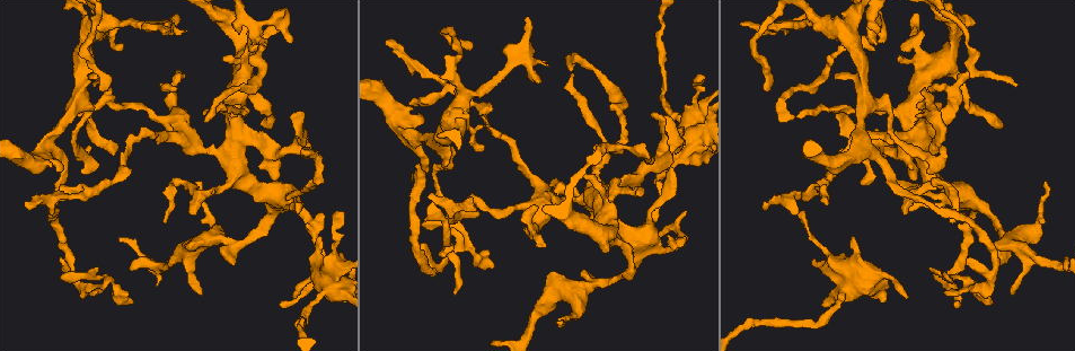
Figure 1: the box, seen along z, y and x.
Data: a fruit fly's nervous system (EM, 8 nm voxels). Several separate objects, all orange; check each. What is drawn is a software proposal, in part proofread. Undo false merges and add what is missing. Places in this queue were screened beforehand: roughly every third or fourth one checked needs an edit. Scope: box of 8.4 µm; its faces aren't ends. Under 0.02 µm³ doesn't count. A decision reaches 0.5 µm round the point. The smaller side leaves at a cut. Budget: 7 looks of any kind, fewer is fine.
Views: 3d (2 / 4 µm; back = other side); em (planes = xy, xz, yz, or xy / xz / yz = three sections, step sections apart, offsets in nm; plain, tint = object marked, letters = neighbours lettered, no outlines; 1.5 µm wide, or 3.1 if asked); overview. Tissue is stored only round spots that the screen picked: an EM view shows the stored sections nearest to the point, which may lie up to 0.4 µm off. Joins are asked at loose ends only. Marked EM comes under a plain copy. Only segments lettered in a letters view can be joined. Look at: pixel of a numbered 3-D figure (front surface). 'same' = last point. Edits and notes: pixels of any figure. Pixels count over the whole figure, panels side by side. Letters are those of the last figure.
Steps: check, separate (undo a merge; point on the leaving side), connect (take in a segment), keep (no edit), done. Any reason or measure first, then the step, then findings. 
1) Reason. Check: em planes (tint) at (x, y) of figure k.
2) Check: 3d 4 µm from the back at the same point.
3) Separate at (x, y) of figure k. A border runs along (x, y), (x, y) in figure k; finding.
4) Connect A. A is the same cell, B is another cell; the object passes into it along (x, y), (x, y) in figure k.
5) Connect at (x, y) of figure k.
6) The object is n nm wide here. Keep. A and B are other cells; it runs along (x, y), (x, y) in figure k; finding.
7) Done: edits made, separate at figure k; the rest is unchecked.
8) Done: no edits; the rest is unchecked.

Narrows sharply. Check: 3d 4 µm at (806, 324) of figure 1.

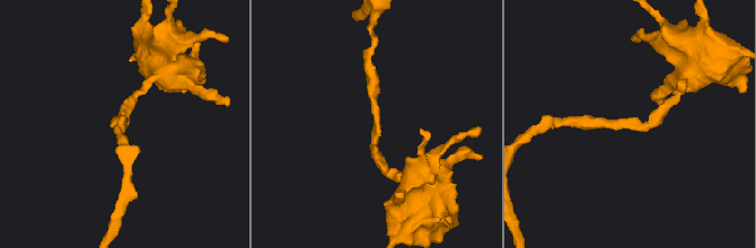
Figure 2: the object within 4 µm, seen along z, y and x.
Check: em planes (letters) at (627, 126) of figure 2.

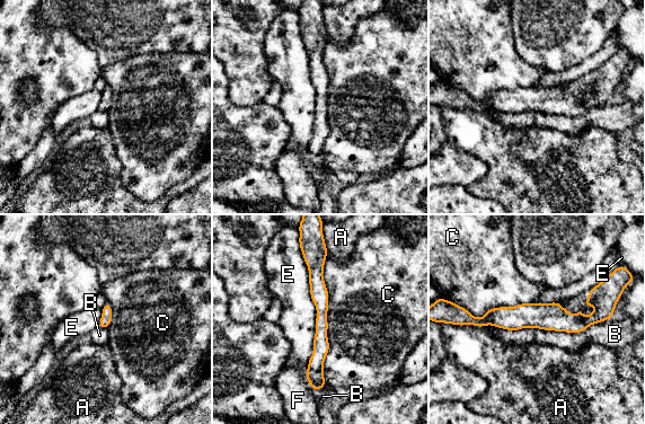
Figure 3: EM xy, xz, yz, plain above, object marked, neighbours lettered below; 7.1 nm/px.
Keep. A, B, C, E and F are other cells; it runs along (603, 310), (588, 321), (469, 317) in figure 3; continuous, no second neuron.

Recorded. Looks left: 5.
Tapers out. Check: 3d 2 µm from the back at (293, 295) of figure 1.

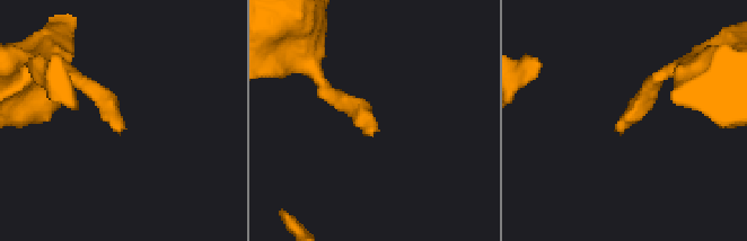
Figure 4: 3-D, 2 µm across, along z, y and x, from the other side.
Check: em planes (letters) at (122, 128) of figure 4.

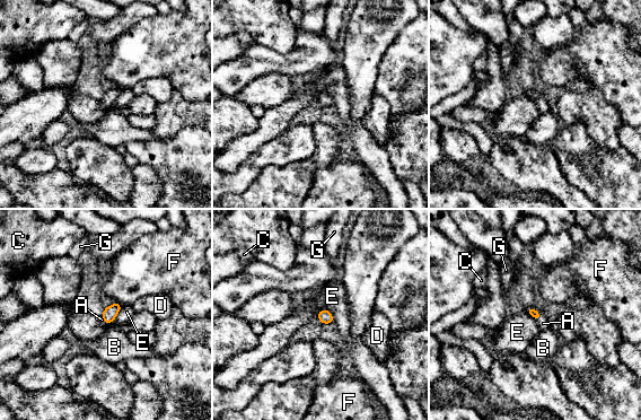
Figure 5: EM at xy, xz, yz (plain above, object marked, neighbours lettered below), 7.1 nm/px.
The longest contact is with E, 180 nm. Connect A. A is the same cell, B, C, D, E, F and G are other cells; the neuron continues.

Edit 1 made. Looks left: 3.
Tapers out. Check: 3d 2 µm at (27, 207) of figure 1.

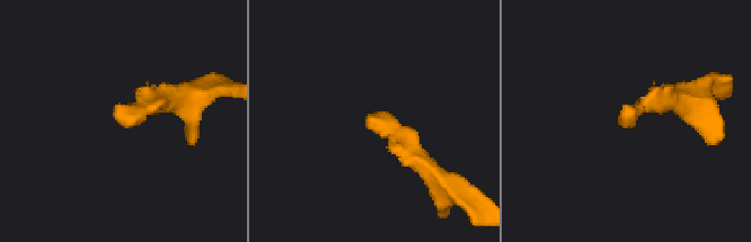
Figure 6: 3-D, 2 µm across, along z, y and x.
Check: em xz step 4 (tint) at (633, 117) of figure 6.

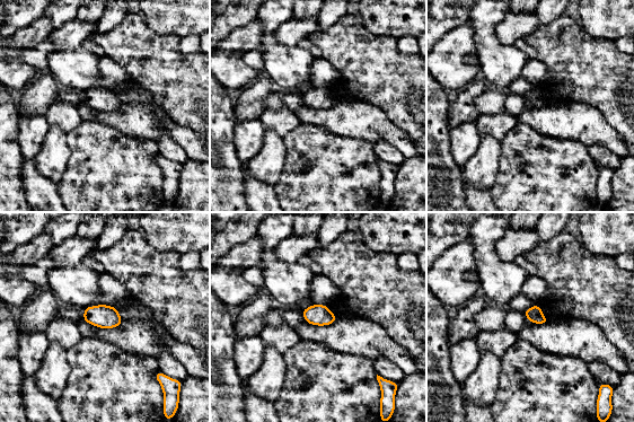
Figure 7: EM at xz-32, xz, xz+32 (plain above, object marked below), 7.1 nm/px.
Check: em xz step 4 (letters) at the same point.

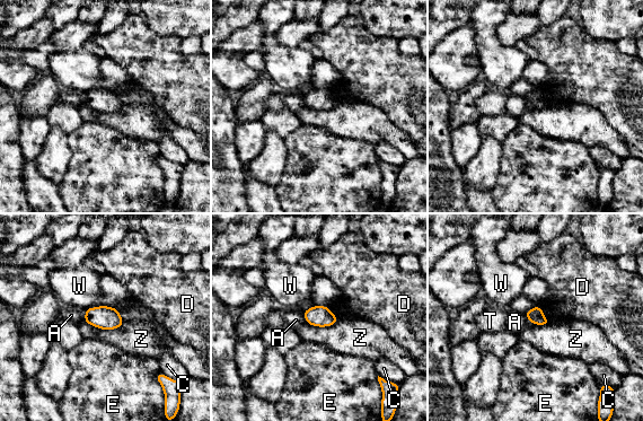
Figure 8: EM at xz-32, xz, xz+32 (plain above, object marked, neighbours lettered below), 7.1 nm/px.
The longest contact is with Z, 280 nm. Keep. A, C, D, E, T, W and Z are other cells; a border runs along (85, 321), (100, 329), (124, 322) in figure 8; no lettered segment goes on from it.

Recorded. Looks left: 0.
Done: edits made, connect at figure 5; the rest is unchecked.

